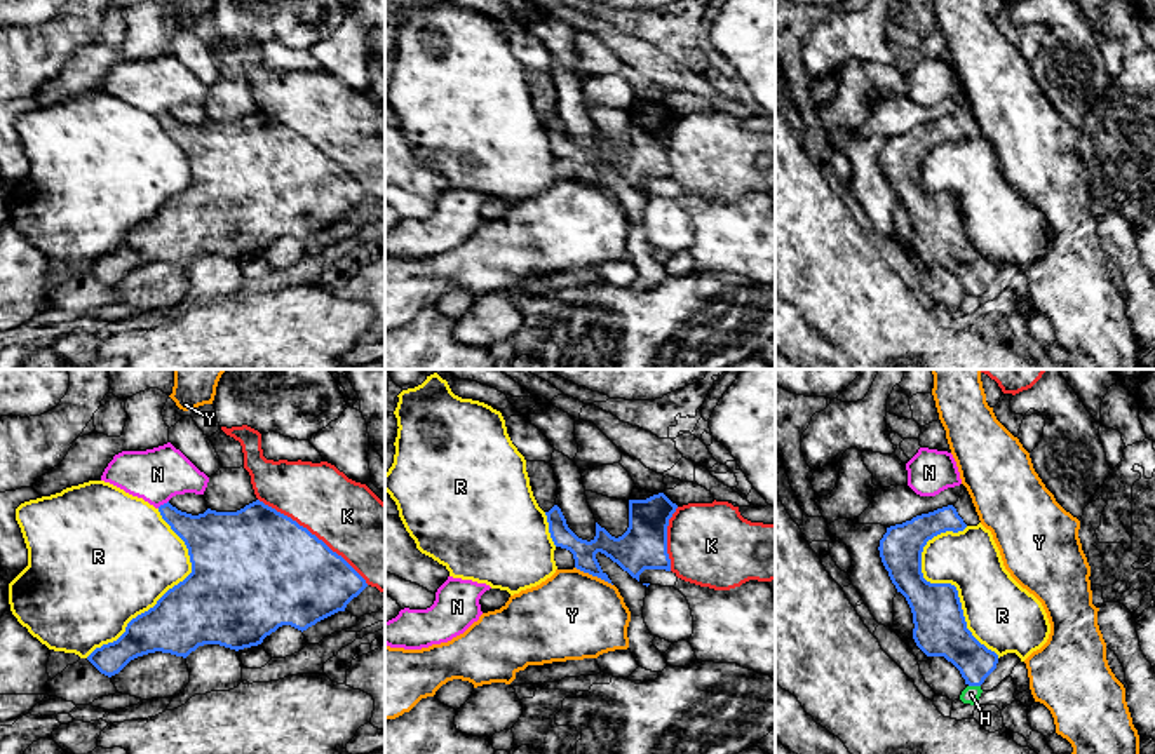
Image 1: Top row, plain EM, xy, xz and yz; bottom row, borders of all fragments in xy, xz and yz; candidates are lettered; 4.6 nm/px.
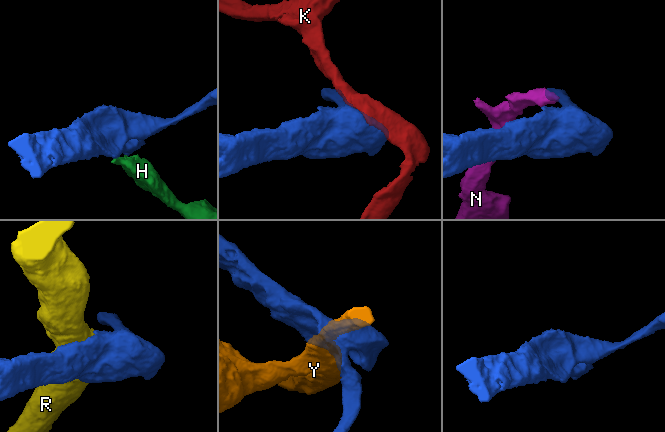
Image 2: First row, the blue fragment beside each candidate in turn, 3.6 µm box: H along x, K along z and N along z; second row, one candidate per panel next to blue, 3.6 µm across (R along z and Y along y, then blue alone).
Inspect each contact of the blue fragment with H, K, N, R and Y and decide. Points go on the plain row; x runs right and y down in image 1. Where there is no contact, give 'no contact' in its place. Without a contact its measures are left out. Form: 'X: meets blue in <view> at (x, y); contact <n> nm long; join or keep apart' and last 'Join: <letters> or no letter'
H: meets blue in yz at (974, 295); contact 60 nm long; keep apart
K: meets blue in xy at (314, 145); contact 650 nm long; keep apart
N: meets blue in xy at (164, 114); contact 70 nm long; keep apart
R: meets blue in yz at (950, 194); contact 650 nm long; keep apart
Y: meets blue in xz at (594, 185); contact 200 nm long; keep apart
Join: no letter

